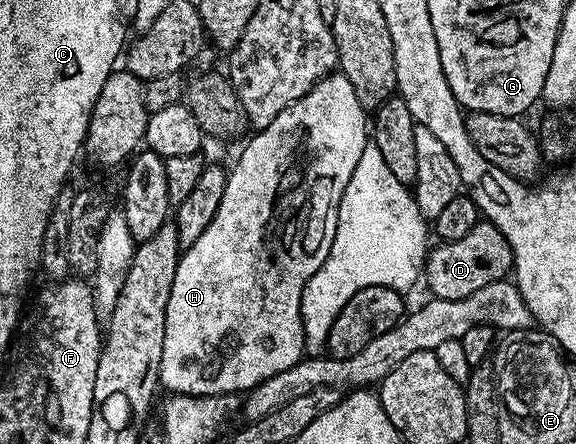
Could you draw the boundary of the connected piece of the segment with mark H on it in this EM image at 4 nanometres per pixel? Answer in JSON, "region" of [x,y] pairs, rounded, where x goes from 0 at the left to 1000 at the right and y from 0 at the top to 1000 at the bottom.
{"region":[[[578,162],[569,173],[557,176],[556,182],[547,185],[538,198],[538,207],[531,207],[531,216],[510,225],[510,234],[503,234],[490,252],[483,252],[483,261],[476,261],[476,270],[469,270],[469,279],[460,293],[443,295],[436,306],[439,311],[425,324],[424,340],[417,347],[417,358],[405,374],[399,374],[396,383],[396,412],[385,432],[385,459],[378,459],[378,477],[372,477],[372,495],[365,495],[365,514],[358,514],[358,523],[351,523],[351,532],[344,532],[344,541],[337,541],[337,550],[330,550],[314,570],[313,592],[302,613],[302,640],[295,649],[295,685],[288,685],[288,766],[281,766],[281,820],[278,822],[278,869],[283,876],[292,876],[292,883],[299,887],[417,887],[418,883],[438,878],[462,856],[469,856],[469,847],[483,847],[483,838],[497,838],[497,829],[510,829],[510,820],[517,820],[521,809],[530,804],[528,741],[521,718],[524,658],[531,649],[538,622],[545,622],[545,613],[552,613],[552,604],[559,604],[559,595],[580,550],[590,453],[601,432],[601,414],[608,414],[608,396],[615,396],[615,378],[622,378],[622,358],[627,356],[628,342],[642,315],[642,266],[628,243],[628,234],[622,234],[622,225],[615,216],[615,198],[608,198],[608,180],[601,180],[601,171],[594,164]]]}

